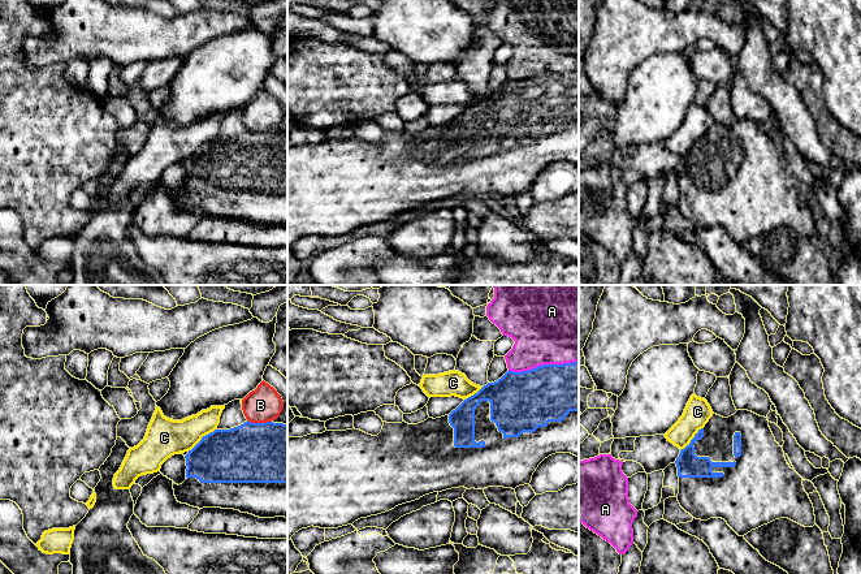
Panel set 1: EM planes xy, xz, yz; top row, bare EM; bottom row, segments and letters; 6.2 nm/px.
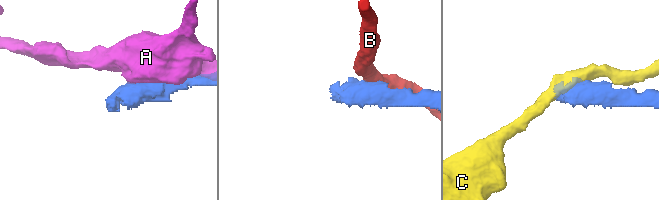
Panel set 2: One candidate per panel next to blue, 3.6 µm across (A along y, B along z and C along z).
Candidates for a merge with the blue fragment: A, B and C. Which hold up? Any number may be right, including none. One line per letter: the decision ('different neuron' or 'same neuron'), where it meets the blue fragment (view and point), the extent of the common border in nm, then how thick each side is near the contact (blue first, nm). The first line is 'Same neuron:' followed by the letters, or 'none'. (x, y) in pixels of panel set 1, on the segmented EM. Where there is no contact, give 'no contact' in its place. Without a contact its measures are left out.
Same neuron: none
A: different neuron | xz (544, 365) | 440 nm | 360/480 nm
B: different neuron | xy (259, 423) | 150 nm | 380/220 nm
C: different neuron | xy (202, 439) | 220 nm | 340/240 nm

